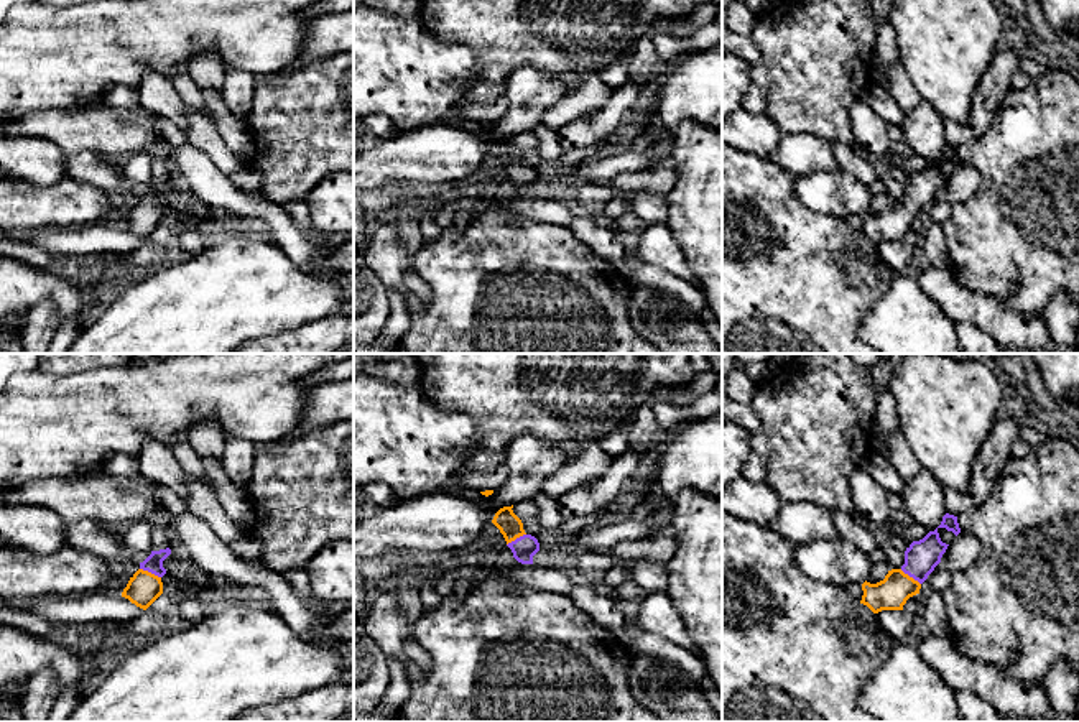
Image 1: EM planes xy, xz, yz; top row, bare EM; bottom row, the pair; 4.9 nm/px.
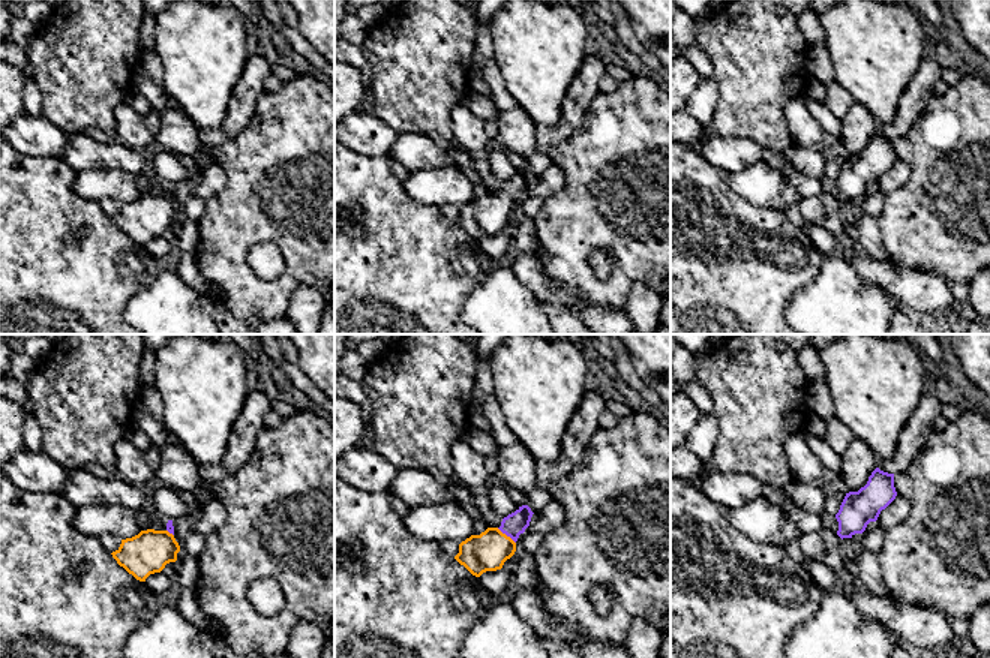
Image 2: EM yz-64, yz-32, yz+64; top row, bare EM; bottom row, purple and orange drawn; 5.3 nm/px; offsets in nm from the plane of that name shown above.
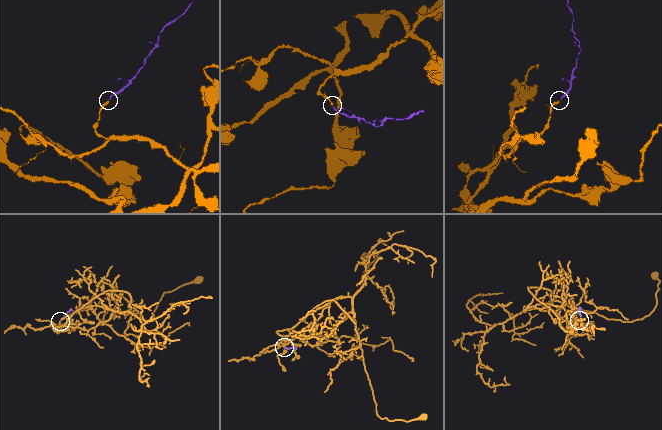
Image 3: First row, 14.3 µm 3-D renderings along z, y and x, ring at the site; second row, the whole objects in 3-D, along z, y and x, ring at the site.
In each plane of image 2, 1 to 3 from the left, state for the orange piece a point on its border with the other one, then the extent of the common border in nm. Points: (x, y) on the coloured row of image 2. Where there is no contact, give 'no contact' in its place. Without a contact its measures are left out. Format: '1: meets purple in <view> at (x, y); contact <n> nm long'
1: meets purple in yz-64 at (170, 532); contact 50 nm long
2: meets purple in yz-32 at (506, 534); contact 130 nm long
3: no contact

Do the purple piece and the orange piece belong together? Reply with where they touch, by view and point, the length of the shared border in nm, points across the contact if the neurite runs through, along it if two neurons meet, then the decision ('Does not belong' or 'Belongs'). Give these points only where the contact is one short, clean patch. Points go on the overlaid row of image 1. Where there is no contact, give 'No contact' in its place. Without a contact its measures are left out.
Touches purple at xy (150, 571). Shared border 120 nm. Path across: xy (153, 563), (150, 571), (143, 587). Belongs

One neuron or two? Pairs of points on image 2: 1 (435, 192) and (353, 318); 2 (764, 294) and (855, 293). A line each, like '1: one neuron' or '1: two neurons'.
1: two neurons
2: two neurons

